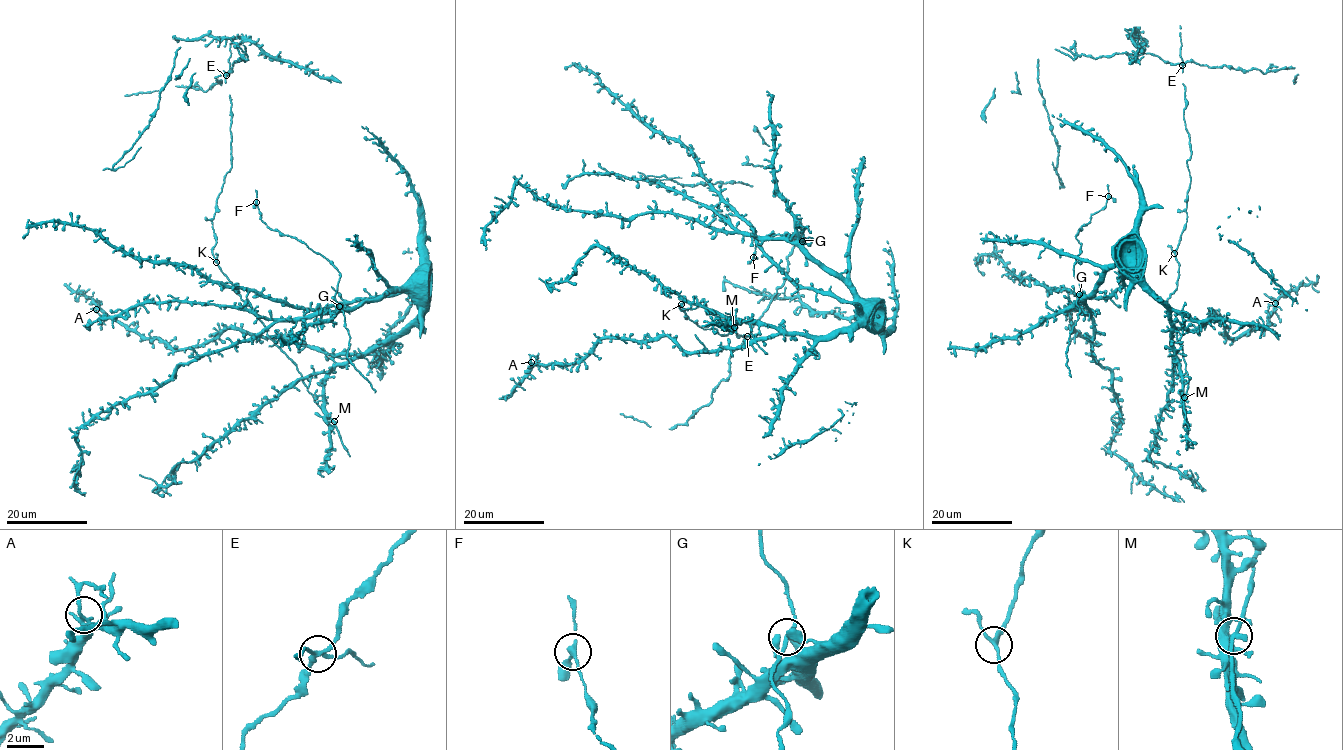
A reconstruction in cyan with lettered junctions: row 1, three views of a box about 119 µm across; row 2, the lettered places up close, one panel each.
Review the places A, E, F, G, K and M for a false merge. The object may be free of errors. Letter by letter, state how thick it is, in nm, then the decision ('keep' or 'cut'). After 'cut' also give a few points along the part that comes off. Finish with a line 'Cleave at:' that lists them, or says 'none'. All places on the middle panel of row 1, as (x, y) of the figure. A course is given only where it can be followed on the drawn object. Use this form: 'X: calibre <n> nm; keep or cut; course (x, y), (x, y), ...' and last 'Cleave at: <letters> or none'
A: calibre 300 nm; keep
E: calibre 240 nm; cut
F: calibre 200 nm; keep
G: calibre 280 nm; keep
K: calibre 240 nm; keep
M: calibre 240 nm; keep
Cleave at: E

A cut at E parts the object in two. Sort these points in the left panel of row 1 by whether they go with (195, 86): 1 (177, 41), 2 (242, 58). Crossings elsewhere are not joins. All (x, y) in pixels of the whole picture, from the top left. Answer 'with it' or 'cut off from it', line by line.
1: cut off from it
2: with it

